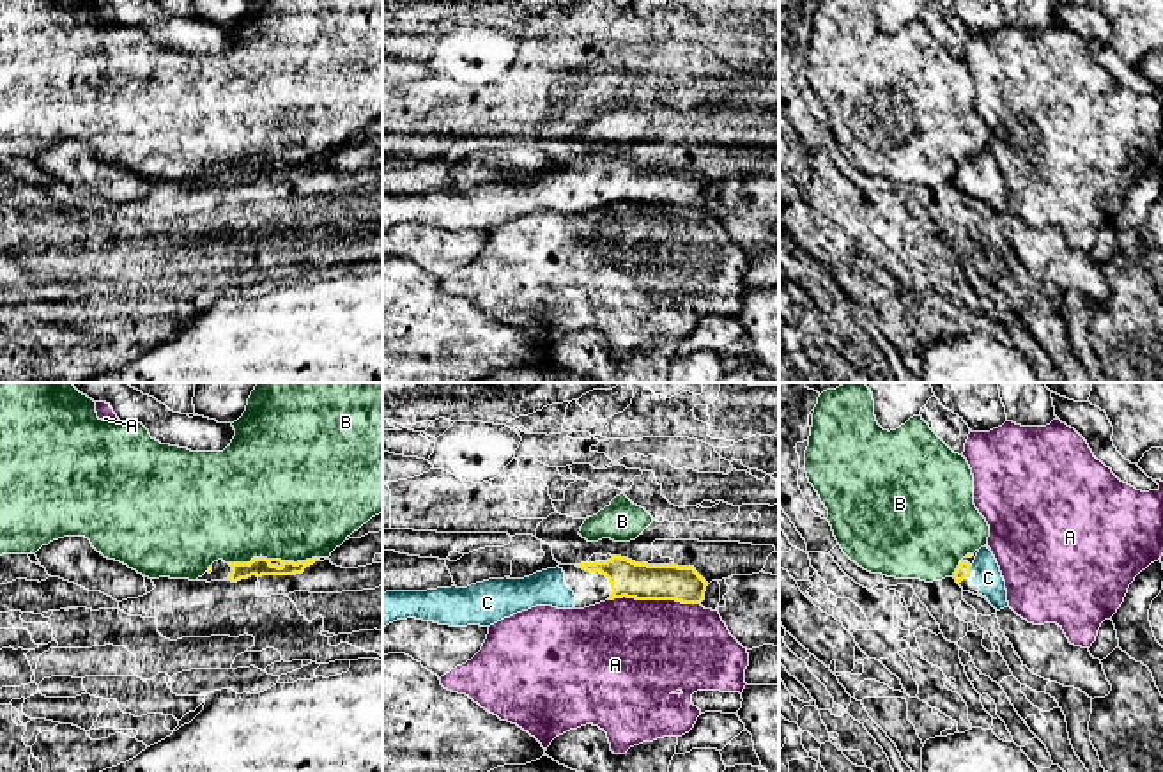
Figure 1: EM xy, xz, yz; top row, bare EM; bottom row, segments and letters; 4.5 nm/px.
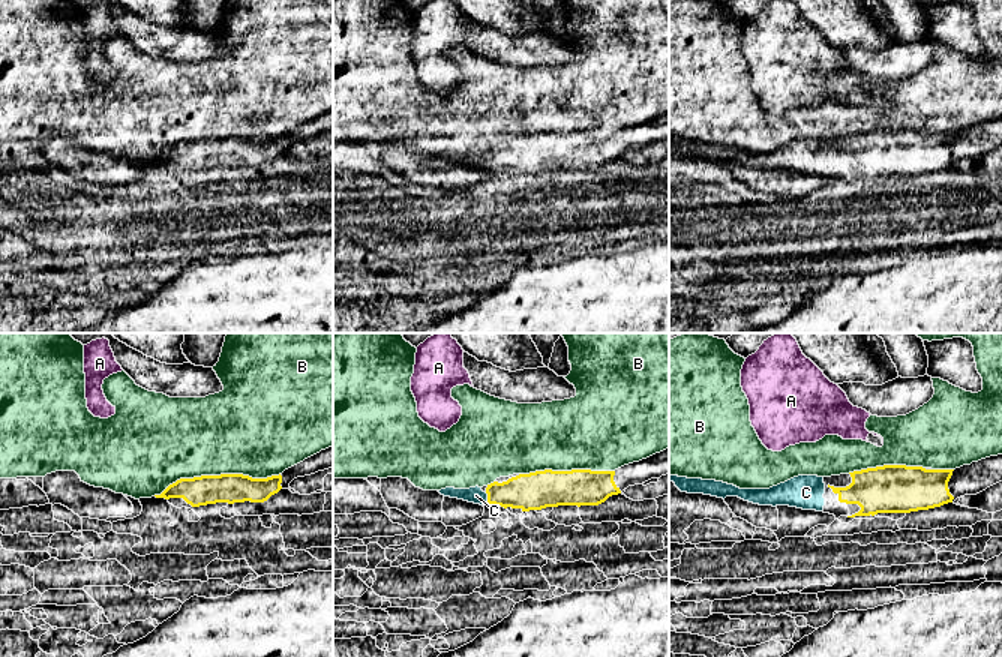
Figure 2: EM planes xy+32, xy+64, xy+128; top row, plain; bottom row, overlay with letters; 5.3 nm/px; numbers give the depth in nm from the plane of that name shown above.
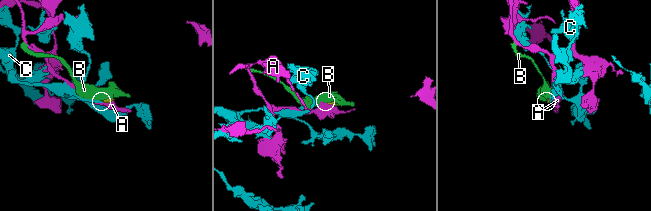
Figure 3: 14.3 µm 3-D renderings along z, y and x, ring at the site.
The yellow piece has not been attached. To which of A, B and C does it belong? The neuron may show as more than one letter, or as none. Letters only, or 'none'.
C

